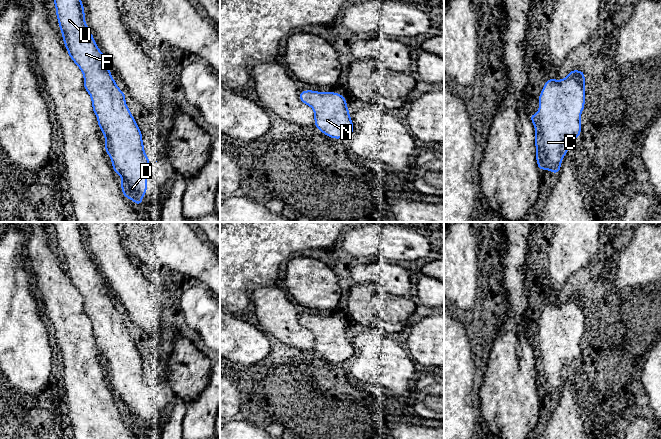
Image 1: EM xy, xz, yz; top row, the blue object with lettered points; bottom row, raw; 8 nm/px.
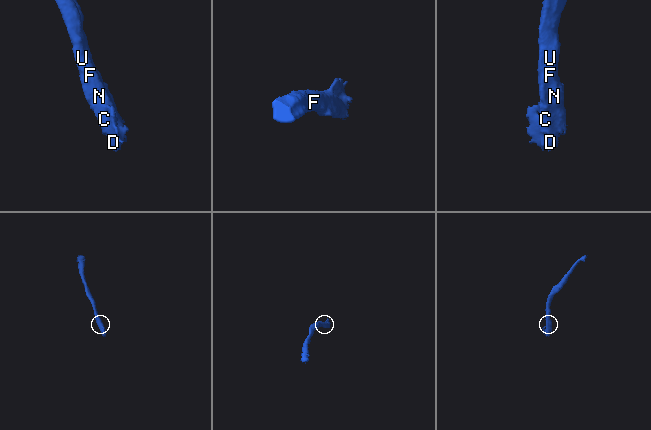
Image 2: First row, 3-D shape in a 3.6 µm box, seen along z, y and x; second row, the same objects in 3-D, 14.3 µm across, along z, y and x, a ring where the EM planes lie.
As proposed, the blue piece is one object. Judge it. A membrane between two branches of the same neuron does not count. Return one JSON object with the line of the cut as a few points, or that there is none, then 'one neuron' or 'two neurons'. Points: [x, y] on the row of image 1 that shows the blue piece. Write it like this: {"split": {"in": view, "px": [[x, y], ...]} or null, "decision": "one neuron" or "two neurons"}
{"split": null, "decision": "one neuron"}

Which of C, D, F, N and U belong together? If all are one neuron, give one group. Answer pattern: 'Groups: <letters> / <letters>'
Groups: C D F N U

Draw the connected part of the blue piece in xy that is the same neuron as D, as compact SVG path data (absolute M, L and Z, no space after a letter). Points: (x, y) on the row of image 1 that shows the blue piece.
M81 0L53 1L64 45L71 60L84 76L83 87L91 97L93 114L97 116L97 125L105 136L105 152L111 159L113 172L121 175L122 194L139 206L145 203L145 200L141 200L140 197L146 196L147 168L151 164L144 151L142 132L126 104L125 93L117 86L108 68L105 55L98 48L86 24L84 5Z

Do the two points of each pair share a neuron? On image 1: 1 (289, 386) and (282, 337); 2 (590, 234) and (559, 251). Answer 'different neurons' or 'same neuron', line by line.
1: same neuron
2: same neuron

